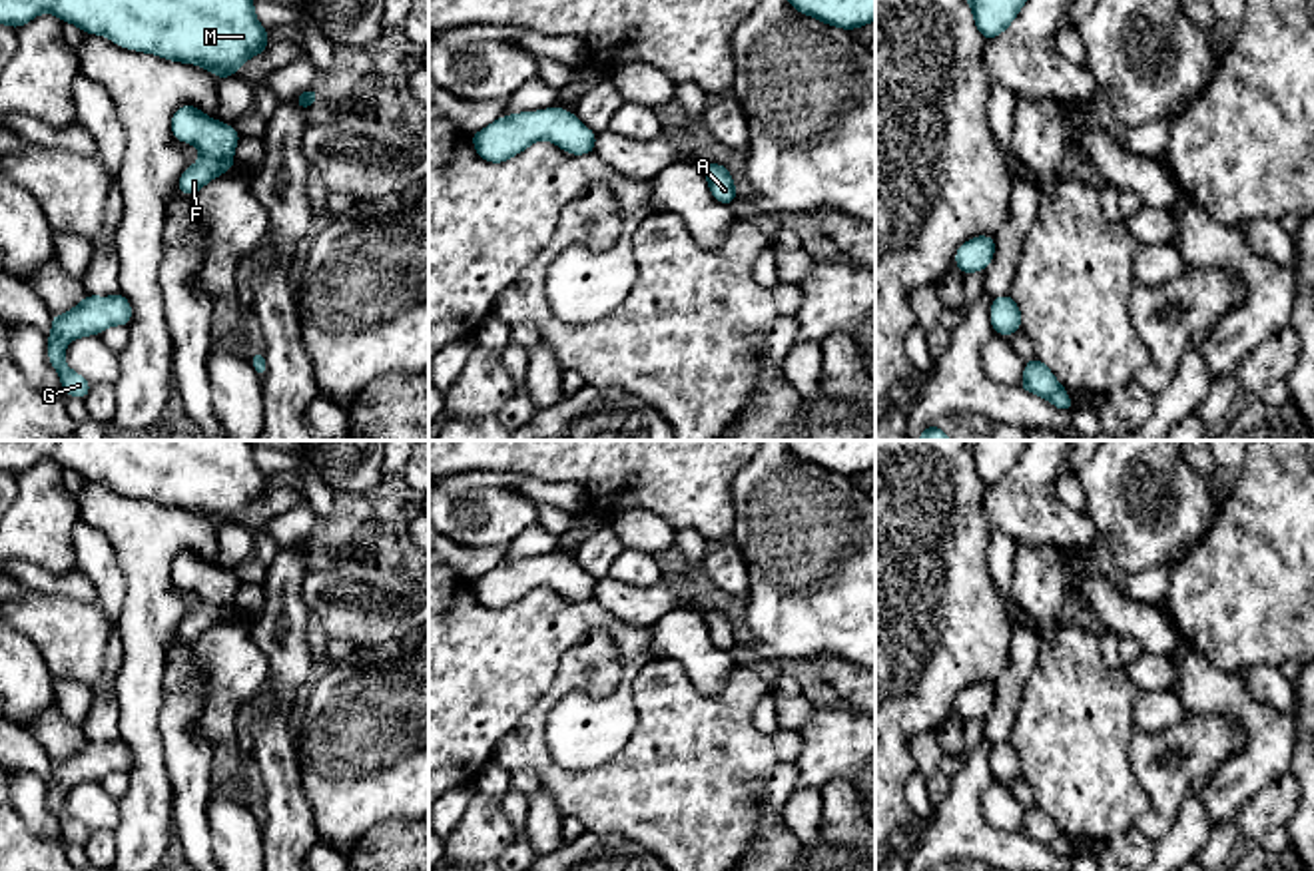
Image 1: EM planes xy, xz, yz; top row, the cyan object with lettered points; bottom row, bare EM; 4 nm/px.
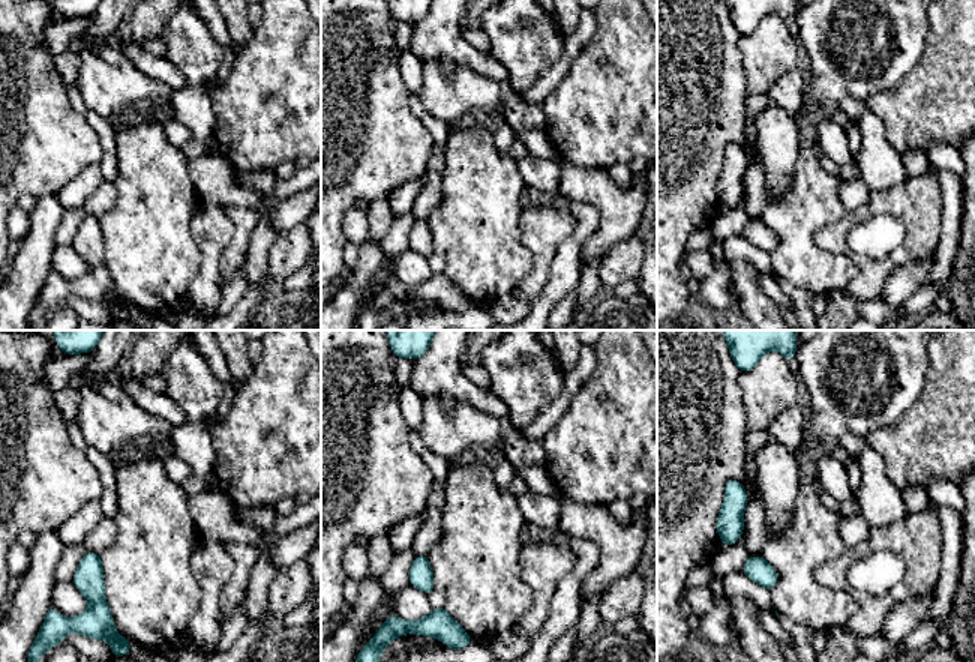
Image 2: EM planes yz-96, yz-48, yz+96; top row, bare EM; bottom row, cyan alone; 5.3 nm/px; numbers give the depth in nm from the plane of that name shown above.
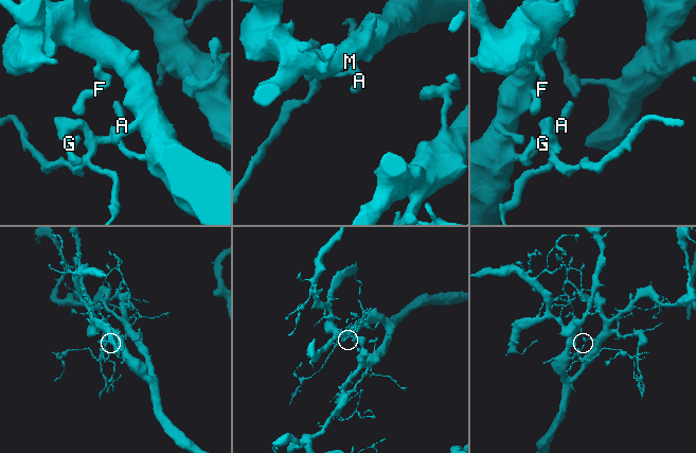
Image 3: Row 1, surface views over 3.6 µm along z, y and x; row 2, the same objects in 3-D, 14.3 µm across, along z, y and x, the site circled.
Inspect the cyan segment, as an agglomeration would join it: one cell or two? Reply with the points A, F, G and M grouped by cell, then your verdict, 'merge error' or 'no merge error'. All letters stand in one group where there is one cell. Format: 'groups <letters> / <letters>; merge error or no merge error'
groups A F G M; no merge error

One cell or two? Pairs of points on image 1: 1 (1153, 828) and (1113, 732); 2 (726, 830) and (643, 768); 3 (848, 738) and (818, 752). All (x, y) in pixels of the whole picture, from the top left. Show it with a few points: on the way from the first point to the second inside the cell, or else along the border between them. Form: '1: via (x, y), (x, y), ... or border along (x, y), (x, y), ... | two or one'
1: border along (1131, 768), (1149, 800), (1149, 808), (1135, 826) | two
2: via (706, 814), (680, 788), (662, 788) | one
3: via (840, 742), (826, 752) | one

